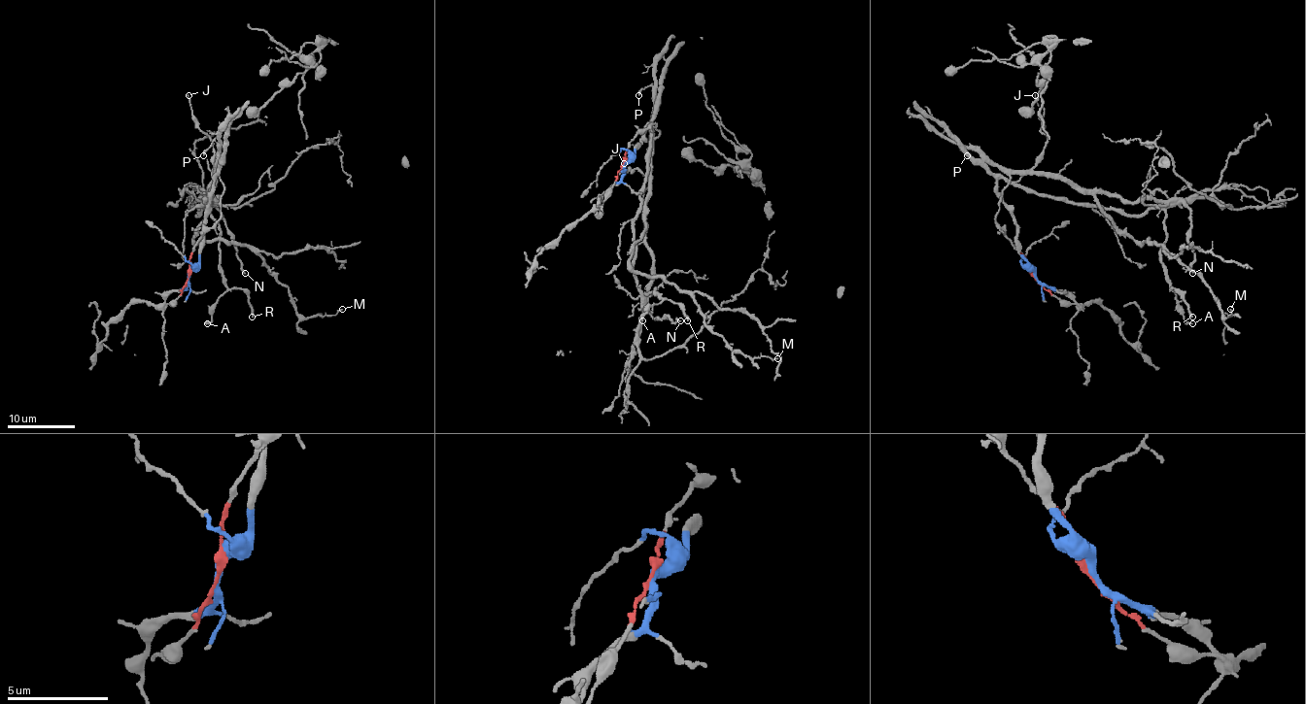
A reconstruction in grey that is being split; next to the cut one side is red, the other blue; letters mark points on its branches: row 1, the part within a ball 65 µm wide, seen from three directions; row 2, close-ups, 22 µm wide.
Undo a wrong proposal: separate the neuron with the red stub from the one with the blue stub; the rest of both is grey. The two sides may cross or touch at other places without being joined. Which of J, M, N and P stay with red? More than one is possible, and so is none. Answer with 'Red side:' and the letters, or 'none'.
Red side: M, P

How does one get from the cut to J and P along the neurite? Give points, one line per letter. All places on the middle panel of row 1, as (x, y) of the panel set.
J: (623, 161), (634, 155), (648, 125), (648, 173), (627, 171), (623, 162)
P: (623, 161), (628, 144), (652, 123), (659, 132), (657, 137), (654, 135), (650, 86), (638, 94)

